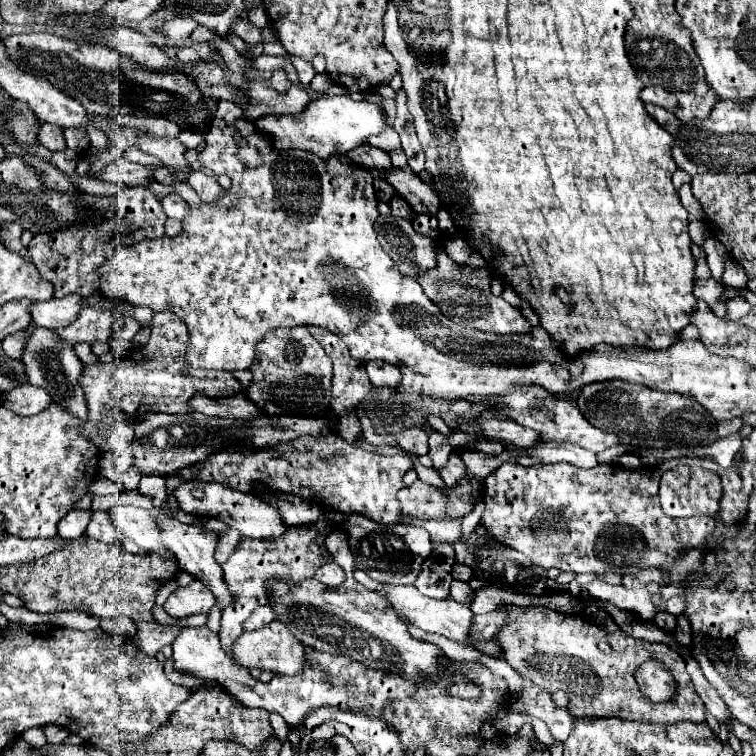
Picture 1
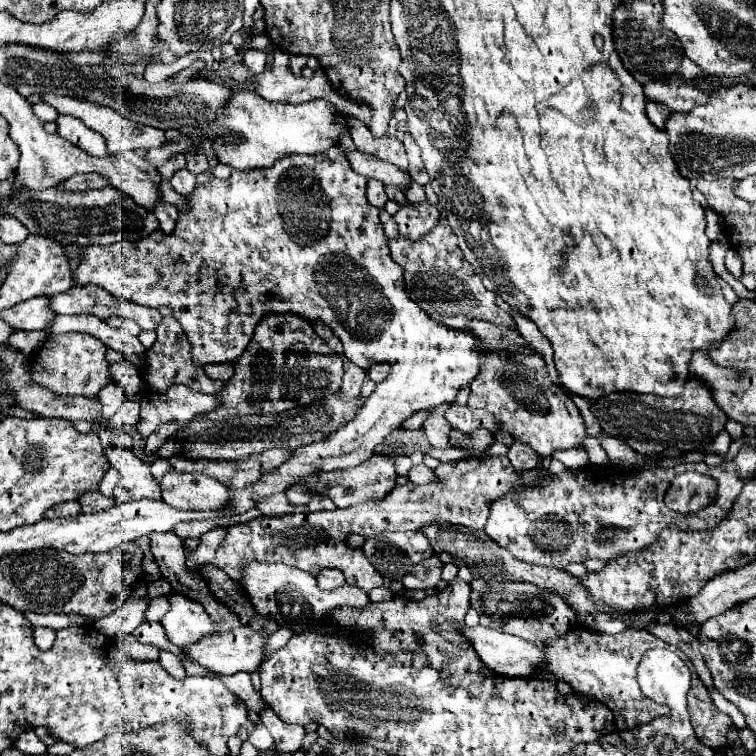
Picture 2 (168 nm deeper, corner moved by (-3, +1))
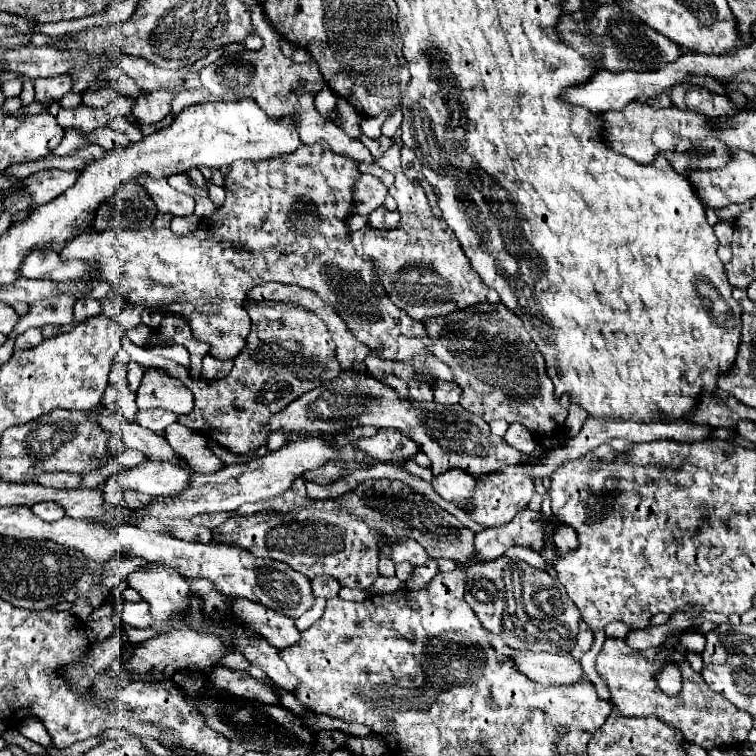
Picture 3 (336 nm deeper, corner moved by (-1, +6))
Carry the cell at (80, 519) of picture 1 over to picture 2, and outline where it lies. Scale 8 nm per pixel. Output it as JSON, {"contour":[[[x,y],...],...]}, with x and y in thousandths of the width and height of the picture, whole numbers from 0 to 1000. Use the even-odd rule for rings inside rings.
{"contour":[[[82,664],[61,677],[61,685],[90,685],[106,680],[106,667],[103,664]]]}

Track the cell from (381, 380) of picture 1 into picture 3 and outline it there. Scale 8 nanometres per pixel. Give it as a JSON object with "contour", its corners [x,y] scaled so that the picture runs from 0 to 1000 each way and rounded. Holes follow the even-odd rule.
{"contour":[[[492,464],[481,475],[481,483],[484,483],[484,491],[487,491],[489,499],[495,499],[503,507],[519,512],[534,528],[540,525],[545,530],[558,530],[558,533],[574,530],[569,509],[558,509],[558,504],[553,504],[553,493],[548,493],[545,483],[537,483],[532,478],[508,475],[497,464]]]}

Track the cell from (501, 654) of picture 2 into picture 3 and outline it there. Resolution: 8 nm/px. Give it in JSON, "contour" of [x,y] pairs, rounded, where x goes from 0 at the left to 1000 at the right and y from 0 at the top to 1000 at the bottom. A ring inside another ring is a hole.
{"contour":[[[685,861],[680,877],[696,896],[717,906],[757,906],[772,901],[767,874],[754,866]]]}

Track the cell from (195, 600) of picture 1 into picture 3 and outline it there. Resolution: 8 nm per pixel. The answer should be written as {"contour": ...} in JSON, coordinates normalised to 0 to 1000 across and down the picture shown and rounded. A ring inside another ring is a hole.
{"contour":[[[167,795],[161,816],[169,829],[196,829],[198,827],[198,800],[193,800],[193,795],[183,795],[183,798]]]}

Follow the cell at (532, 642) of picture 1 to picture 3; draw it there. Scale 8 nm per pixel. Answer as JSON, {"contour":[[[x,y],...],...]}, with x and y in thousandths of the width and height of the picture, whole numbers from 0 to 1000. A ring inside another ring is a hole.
{"contour":[[[804,843],[791,864],[788,885],[791,885],[794,896],[804,903],[804,911],[810,917],[810,933],[815,933],[820,938],[820,943],[865,946],[873,954],[897,962],[897,967],[905,972],[905,978],[910,983],[926,985],[934,993],[939,993],[944,988],[971,991],[971,988],[989,985],[989,970],[995,964],[992,943],[979,940],[963,925],[939,914],[934,909],[929,893],[921,890],[913,882],[913,877],[907,874],[905,861],[881,858],[881,856],[839,861],[828,853],[825,845]],[[876,874],[897,874],[897,880],[902,880],[902,911],[899,911],[897,922],[878,919],[870,911],[870,903],[865,901],[865,890],[870,888],[870,880],[876,880]]]}

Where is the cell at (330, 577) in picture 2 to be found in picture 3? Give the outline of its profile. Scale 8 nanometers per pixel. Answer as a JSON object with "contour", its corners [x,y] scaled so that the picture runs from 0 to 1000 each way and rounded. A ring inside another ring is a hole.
{"contour":[[[423,761],[423,763],[413,766],[413,784],[415,784],[415,790],[439,792],[439,790],[447,787],[447,782],[450,782],[450,774],[437,761]]]}

